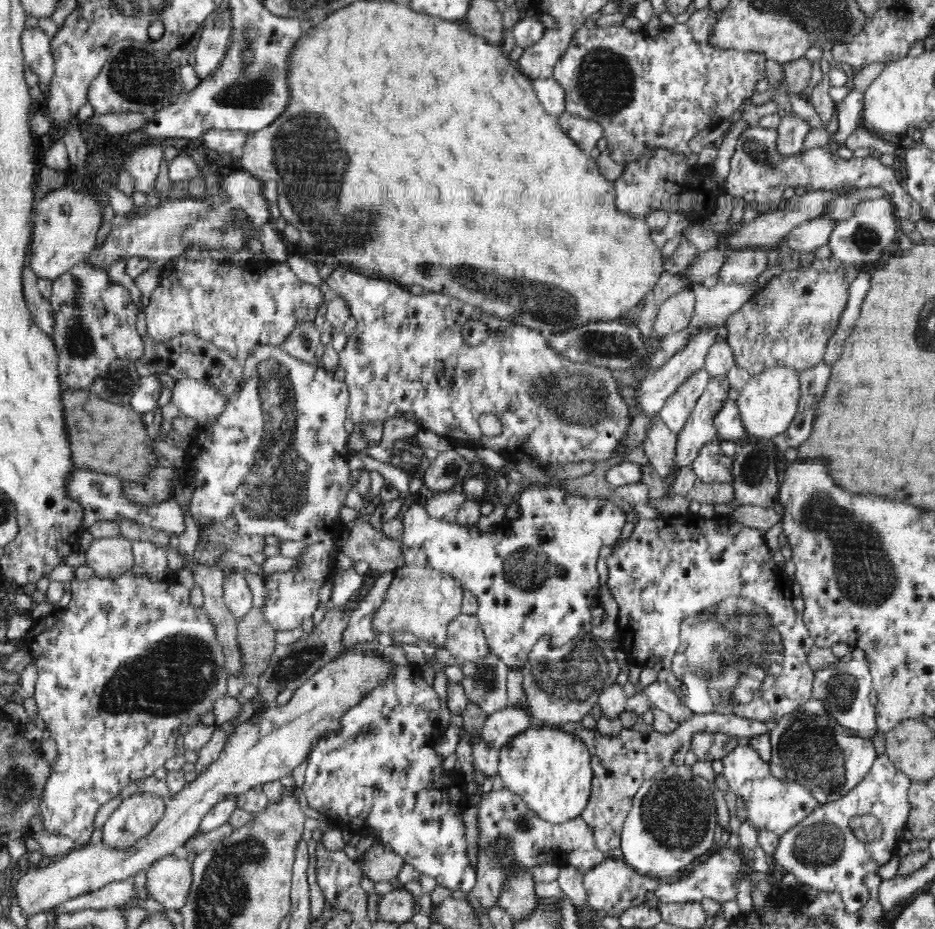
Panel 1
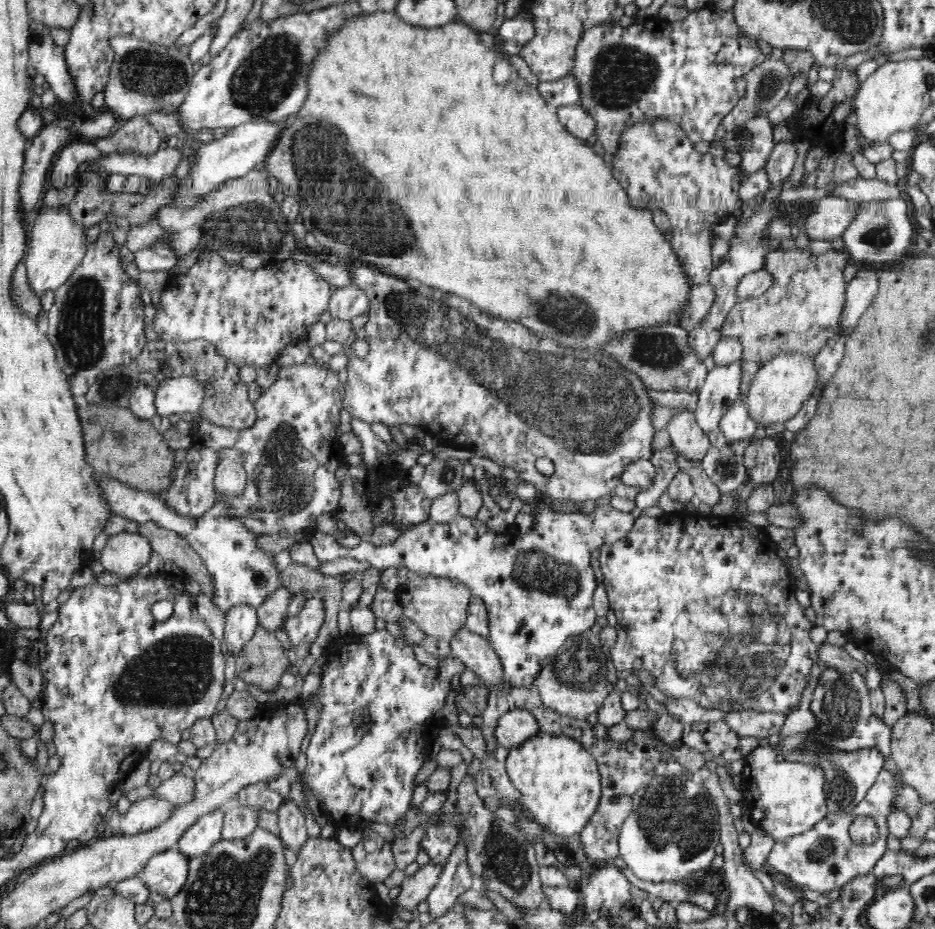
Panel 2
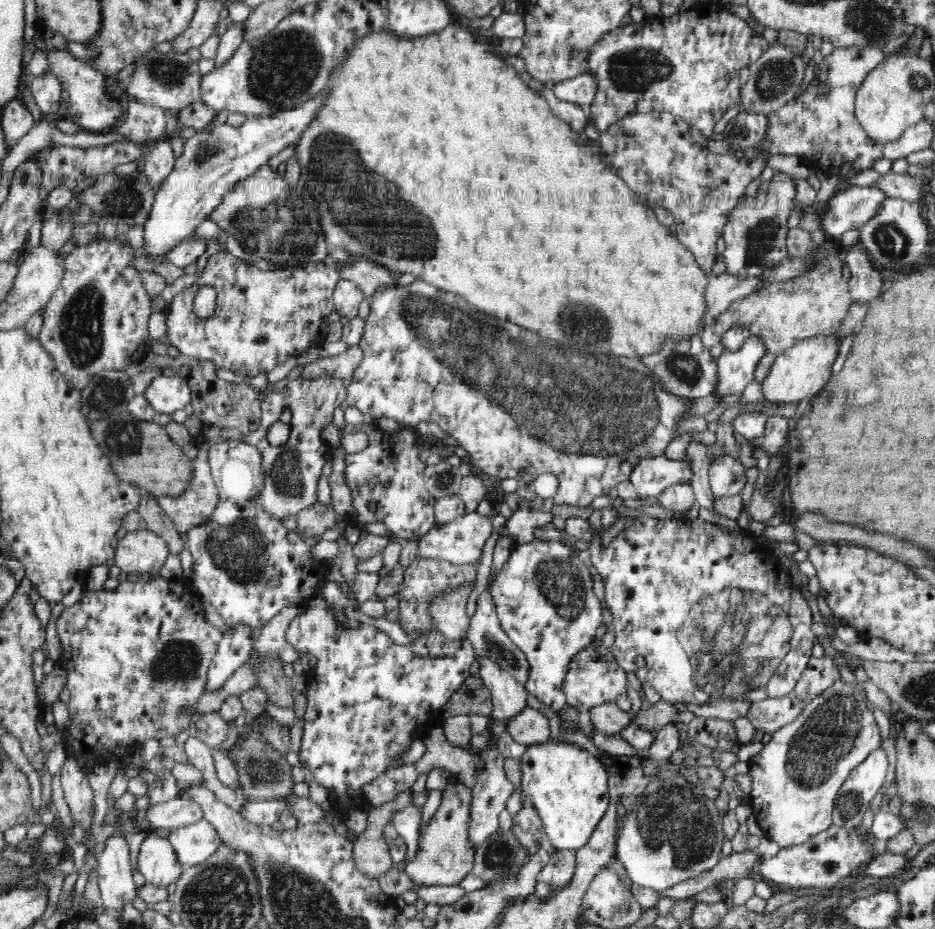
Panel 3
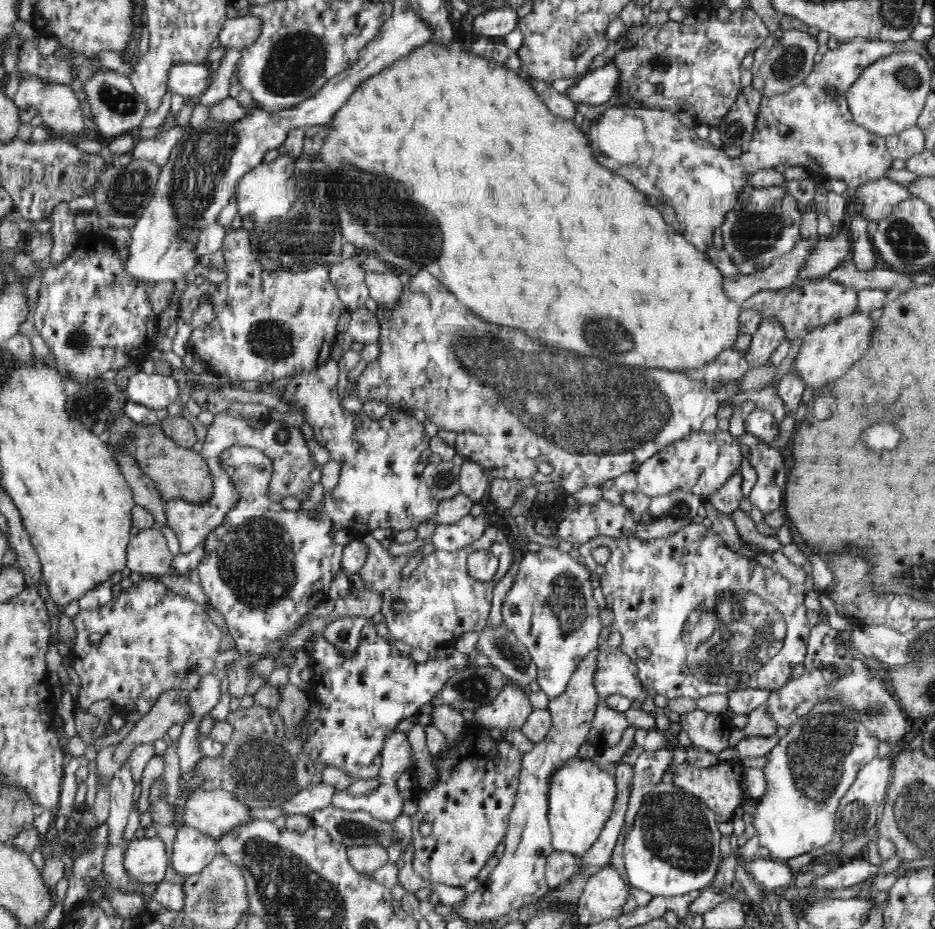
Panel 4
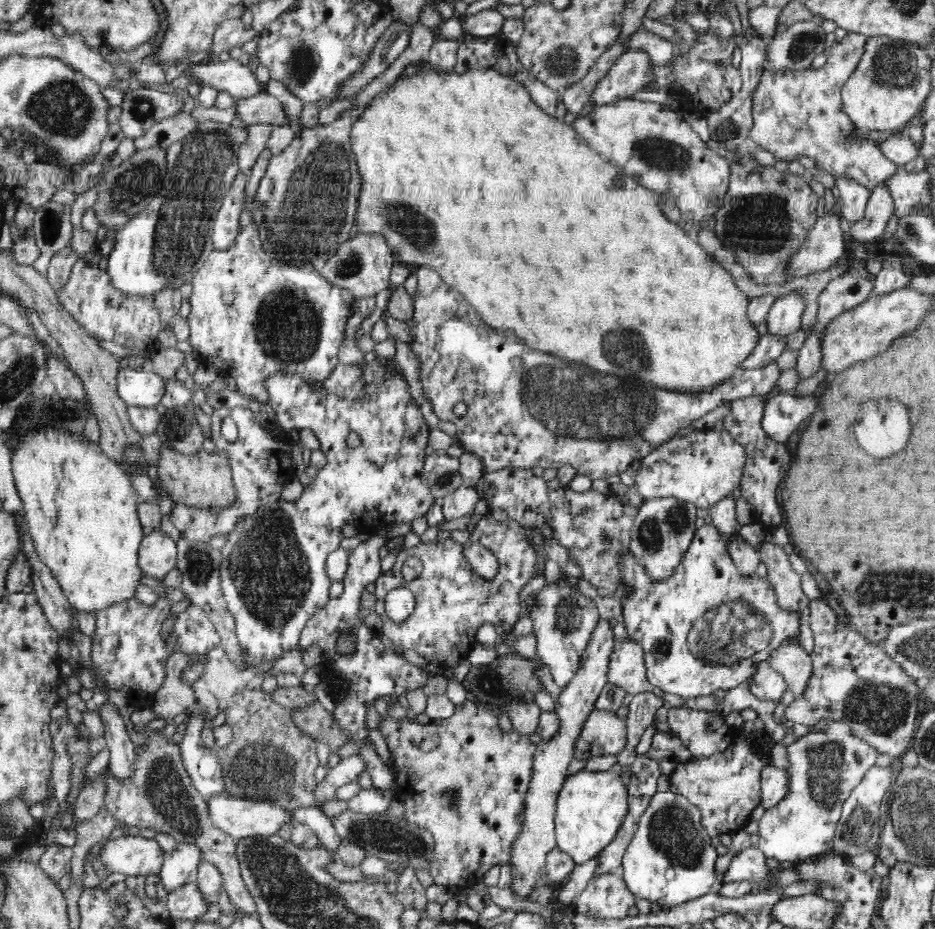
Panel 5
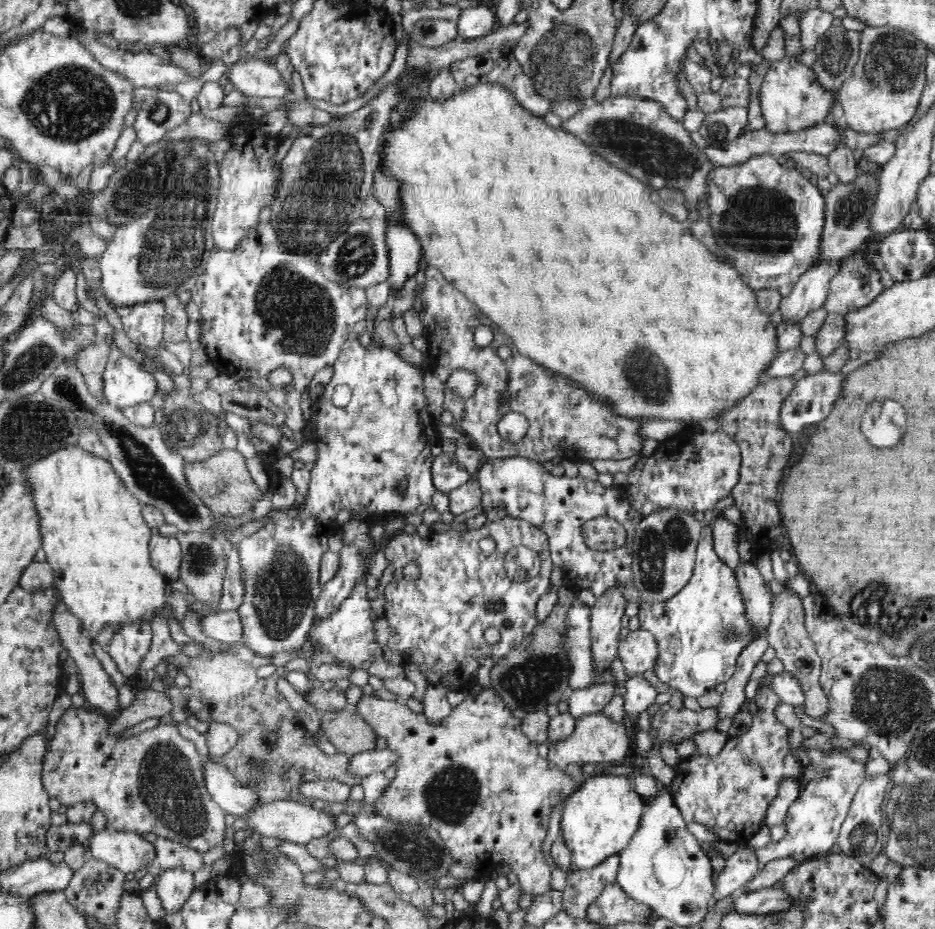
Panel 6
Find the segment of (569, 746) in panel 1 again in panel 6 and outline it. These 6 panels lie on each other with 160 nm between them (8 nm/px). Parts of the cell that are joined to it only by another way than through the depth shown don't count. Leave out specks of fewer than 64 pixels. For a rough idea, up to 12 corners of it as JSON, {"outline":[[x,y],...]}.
{"outline":[[589,777],[564,802],[571,869],[620,854],[646,802],[631,778]]}

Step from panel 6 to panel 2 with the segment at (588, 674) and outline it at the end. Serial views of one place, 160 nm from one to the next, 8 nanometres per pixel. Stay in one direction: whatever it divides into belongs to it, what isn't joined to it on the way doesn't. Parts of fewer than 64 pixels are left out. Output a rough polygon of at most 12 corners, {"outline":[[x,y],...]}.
{"outline":[[610,504],[504,538],[429,519],[354,548],[320,532],[319,565],[466,583],[512,686],[597,623],[592,551],[632,530]]}

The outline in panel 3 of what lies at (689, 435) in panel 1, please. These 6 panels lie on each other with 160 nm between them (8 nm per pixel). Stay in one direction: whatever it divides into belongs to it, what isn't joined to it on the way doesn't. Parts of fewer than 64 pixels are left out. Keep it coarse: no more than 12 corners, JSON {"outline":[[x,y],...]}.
{"outline":[[752,334],[738,350],[717,358],[720,384],[714,395],[742,393],[754,382],[766,353]]}

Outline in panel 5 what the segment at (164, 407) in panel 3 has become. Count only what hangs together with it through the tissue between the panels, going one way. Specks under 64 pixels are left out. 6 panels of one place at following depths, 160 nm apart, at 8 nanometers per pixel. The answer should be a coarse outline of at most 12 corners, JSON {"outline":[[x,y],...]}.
{"outline":[[124,363],[115,383],[121,401],[155,407],[165,378]]}

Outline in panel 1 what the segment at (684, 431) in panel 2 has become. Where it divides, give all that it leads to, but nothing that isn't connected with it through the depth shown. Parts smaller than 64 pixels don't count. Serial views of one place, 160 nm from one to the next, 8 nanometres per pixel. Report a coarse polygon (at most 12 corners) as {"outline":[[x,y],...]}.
{"outline":[[698,370],[661,408],[662,422],[676,436],[684,430],[711,379]]}

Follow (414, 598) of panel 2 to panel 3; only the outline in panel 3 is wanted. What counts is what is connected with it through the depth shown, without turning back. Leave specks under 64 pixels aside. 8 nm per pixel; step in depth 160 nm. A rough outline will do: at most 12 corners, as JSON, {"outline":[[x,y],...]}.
{"outline":[[471,586],[445,593],[432,602],[439,632],[467,638],[466,613]]}

